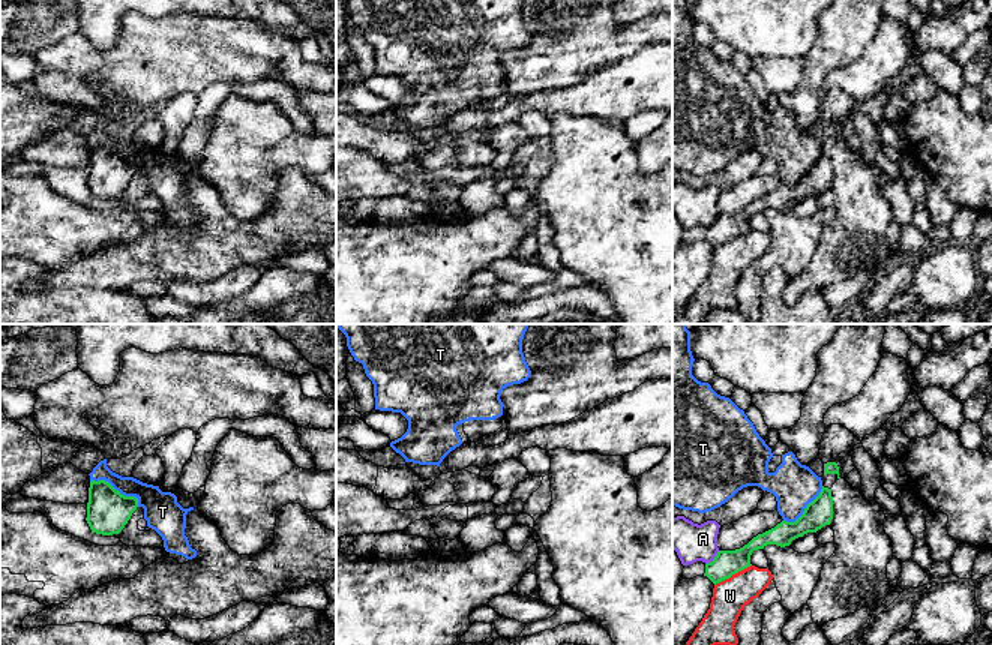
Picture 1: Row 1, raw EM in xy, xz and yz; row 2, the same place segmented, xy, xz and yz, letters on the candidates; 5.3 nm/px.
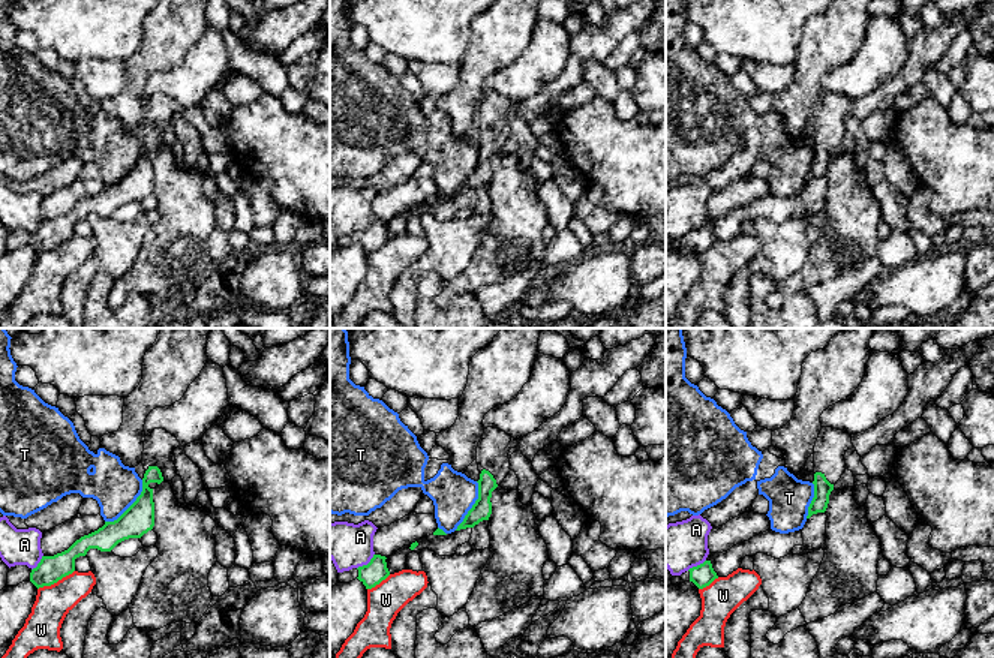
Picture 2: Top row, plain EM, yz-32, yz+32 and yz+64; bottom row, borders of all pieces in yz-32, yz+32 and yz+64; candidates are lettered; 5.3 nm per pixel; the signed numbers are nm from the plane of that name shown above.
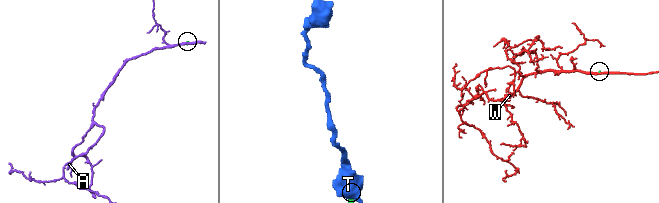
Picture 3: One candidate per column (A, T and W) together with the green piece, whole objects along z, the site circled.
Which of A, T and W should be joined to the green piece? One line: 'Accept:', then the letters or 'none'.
Accept: none

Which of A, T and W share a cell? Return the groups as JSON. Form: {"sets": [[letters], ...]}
{"sets": [["A"], ["T"], ["W"]]}

